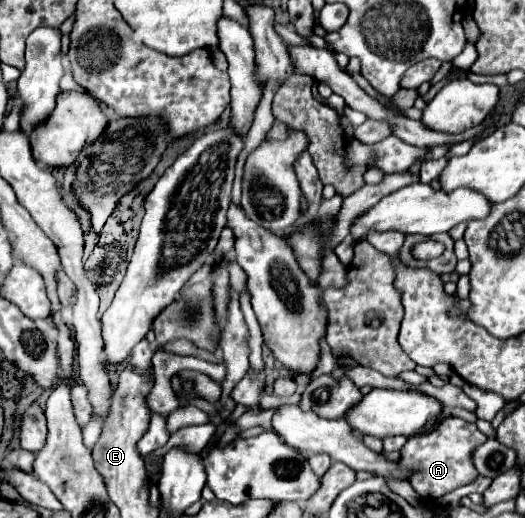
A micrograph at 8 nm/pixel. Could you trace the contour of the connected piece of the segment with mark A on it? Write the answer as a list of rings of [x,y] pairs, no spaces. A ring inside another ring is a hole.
[[[450,416],[450,418],[440,420],[430,432],[410,436],[406,446],[400,450],[398,464],[404,470],[414,470],[414,474],[410,474],[408,482],[412,484],[412,488],[420,494],[420,498],[424,502],[436,500],[460,486],[470,484],[478,476],[478,470],[474,470],[474,462],[470,460],[470,454],[486,440],[488,440],[488,436],[482,434],[476,428],[476,424]]]

